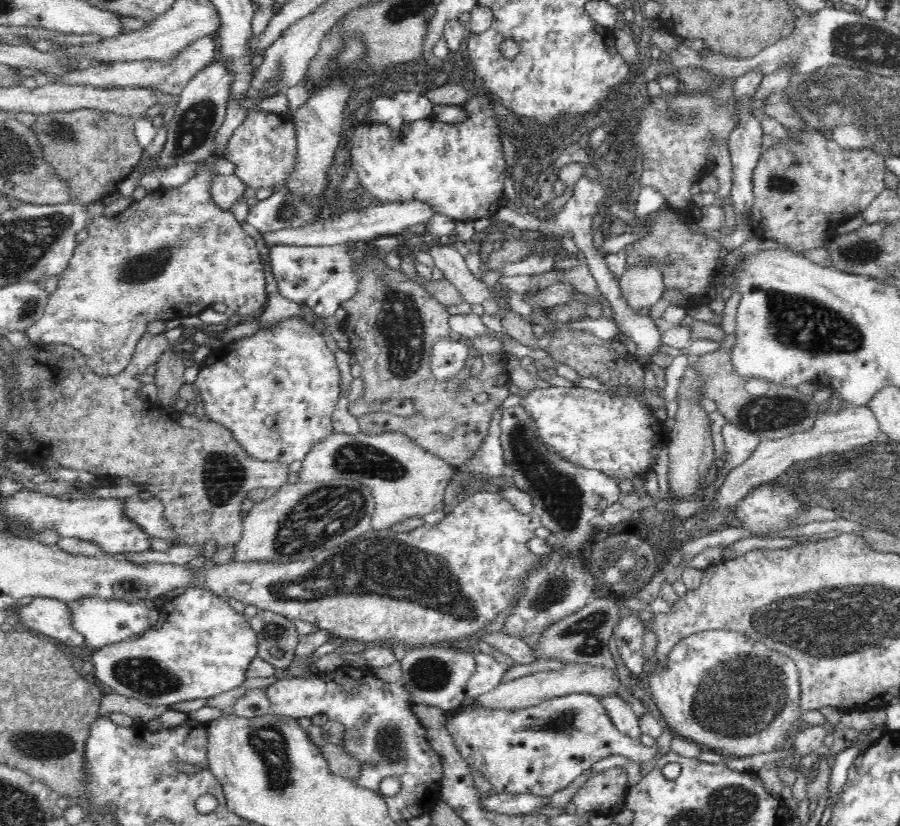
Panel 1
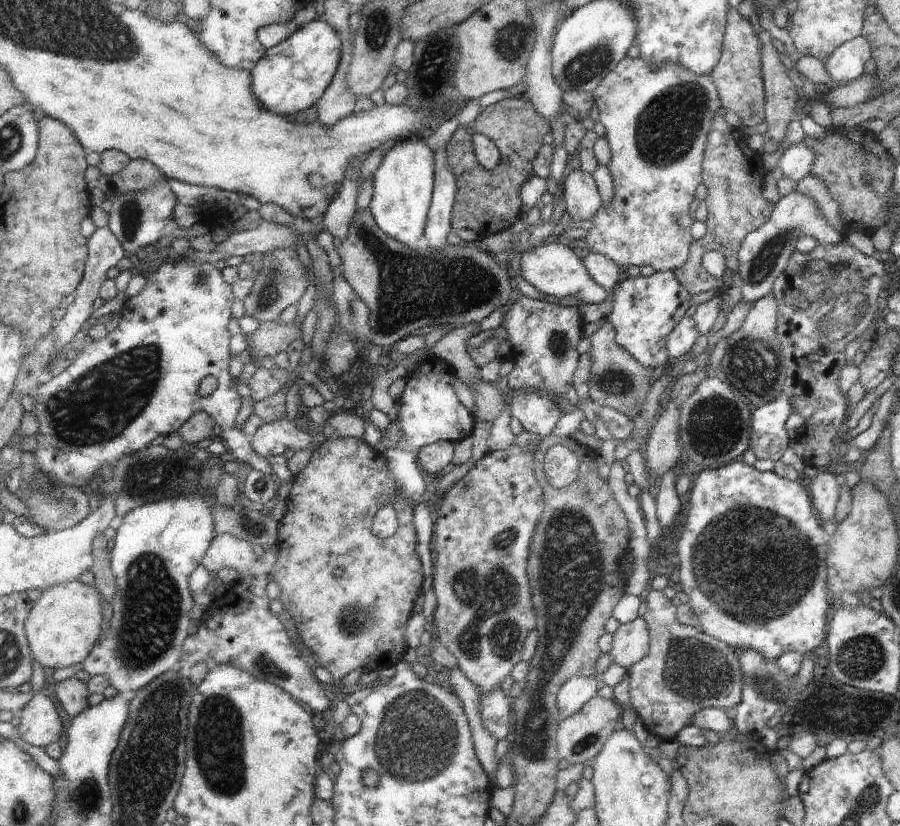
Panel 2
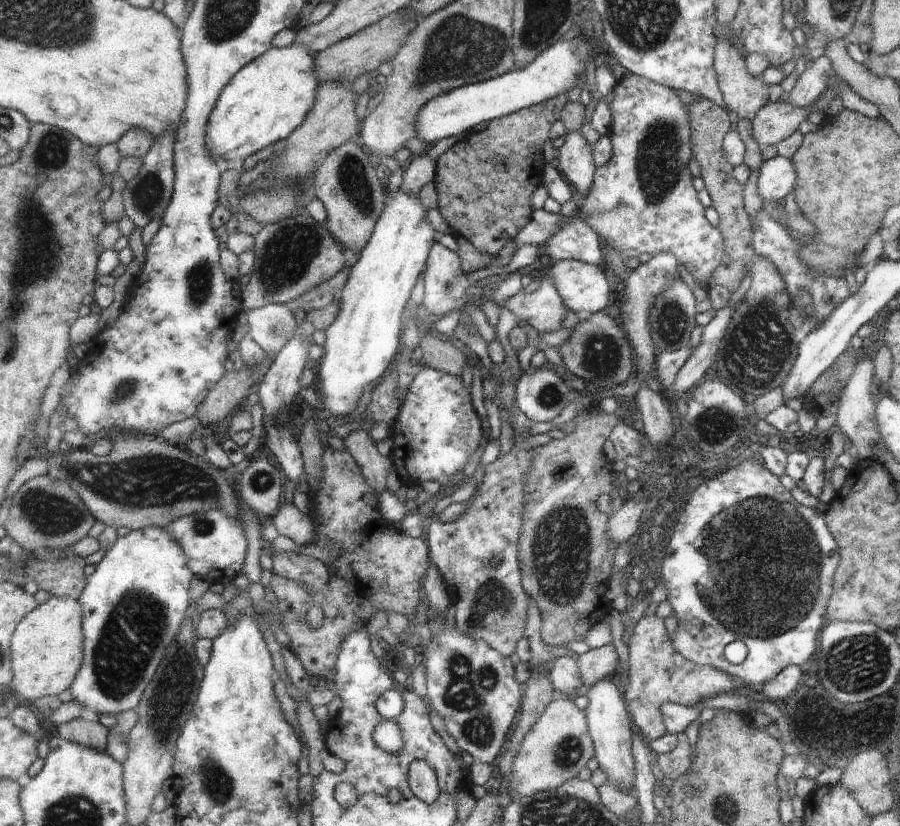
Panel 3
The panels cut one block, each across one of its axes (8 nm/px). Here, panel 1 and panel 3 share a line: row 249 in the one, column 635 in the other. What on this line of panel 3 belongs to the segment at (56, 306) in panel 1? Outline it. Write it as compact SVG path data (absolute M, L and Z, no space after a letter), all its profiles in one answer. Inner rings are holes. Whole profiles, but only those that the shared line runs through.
M630 73L629 76L625 76L619 81L616 81L615 86L612 88L614 98L609 104L613 115L612 129L613 134L611 140L613 140L613 156L611 160L603 166L598 166L595 173L595 182L591 192L585 195L583 204L579 209L581 218L584 219L593 230L595 234L599 234L599 238L602 240L604 250L608 253L611 248L615 248L623 258L638 258L643 253L650 254L652 257L659 256L663 252L671 253L677 256L681 264L685 267L688 273L691 273L693 281L701 282L705 284L705 280L709 280L714 270L718 268L721 262L725 259L725 246L721 232L716 228L711 228L707 224L707 220L703 218L703 206L697 202L697 196L695 196L695 186L693 186L693 176L689 172L689 162L691 158L694 158L694 151L692 150L692 128L691 128L691 114L689 114L689 108L687 105L683 106L683 102L679 100L675 89L667 86L661 86L657 82L649 80L649 78L643 78L639 74Z

